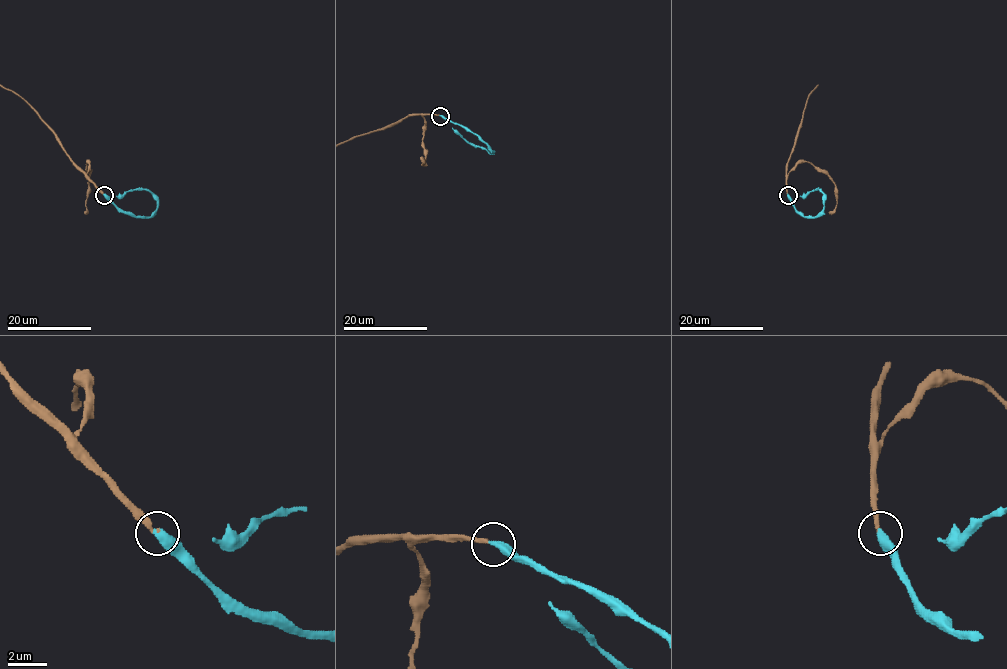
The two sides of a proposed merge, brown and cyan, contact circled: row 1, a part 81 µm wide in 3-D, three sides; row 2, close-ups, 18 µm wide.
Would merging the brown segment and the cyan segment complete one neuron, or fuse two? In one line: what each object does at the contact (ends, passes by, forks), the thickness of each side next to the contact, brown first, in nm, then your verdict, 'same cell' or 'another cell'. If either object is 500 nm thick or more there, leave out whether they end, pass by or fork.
brown ends; cyan ends; calibres 220 and 480 nm; same cell

